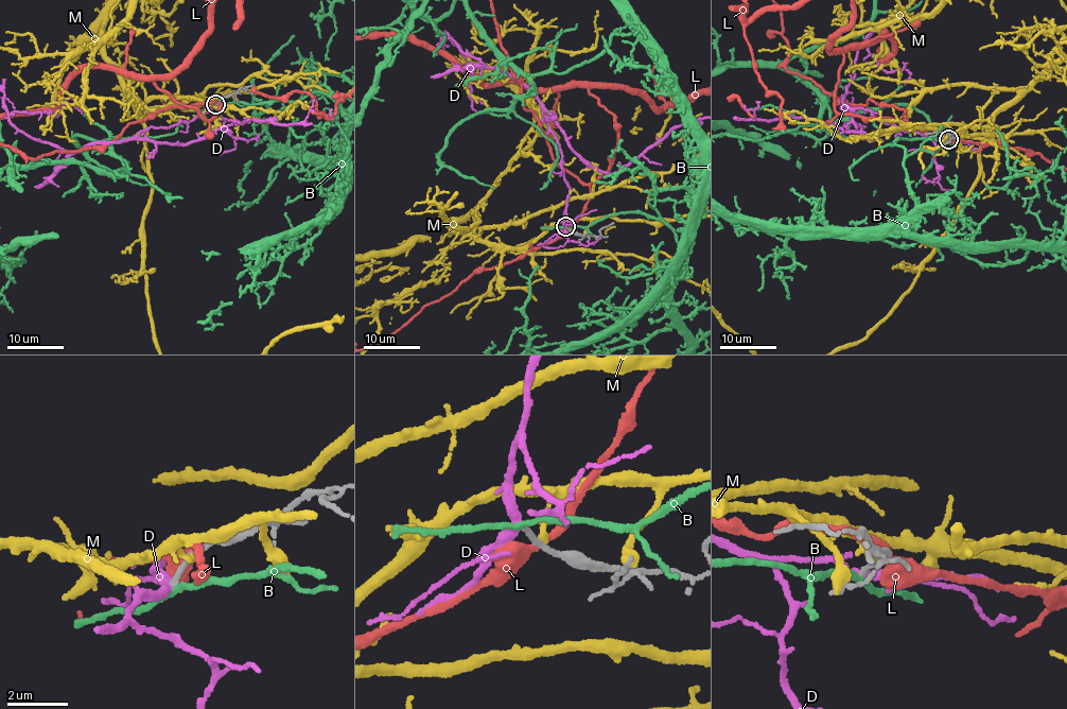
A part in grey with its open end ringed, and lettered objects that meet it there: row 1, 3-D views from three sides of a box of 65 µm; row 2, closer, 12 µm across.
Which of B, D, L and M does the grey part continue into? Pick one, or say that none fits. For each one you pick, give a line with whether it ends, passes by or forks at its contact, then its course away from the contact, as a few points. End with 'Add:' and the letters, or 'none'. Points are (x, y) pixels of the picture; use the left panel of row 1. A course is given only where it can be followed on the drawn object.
Add: none

